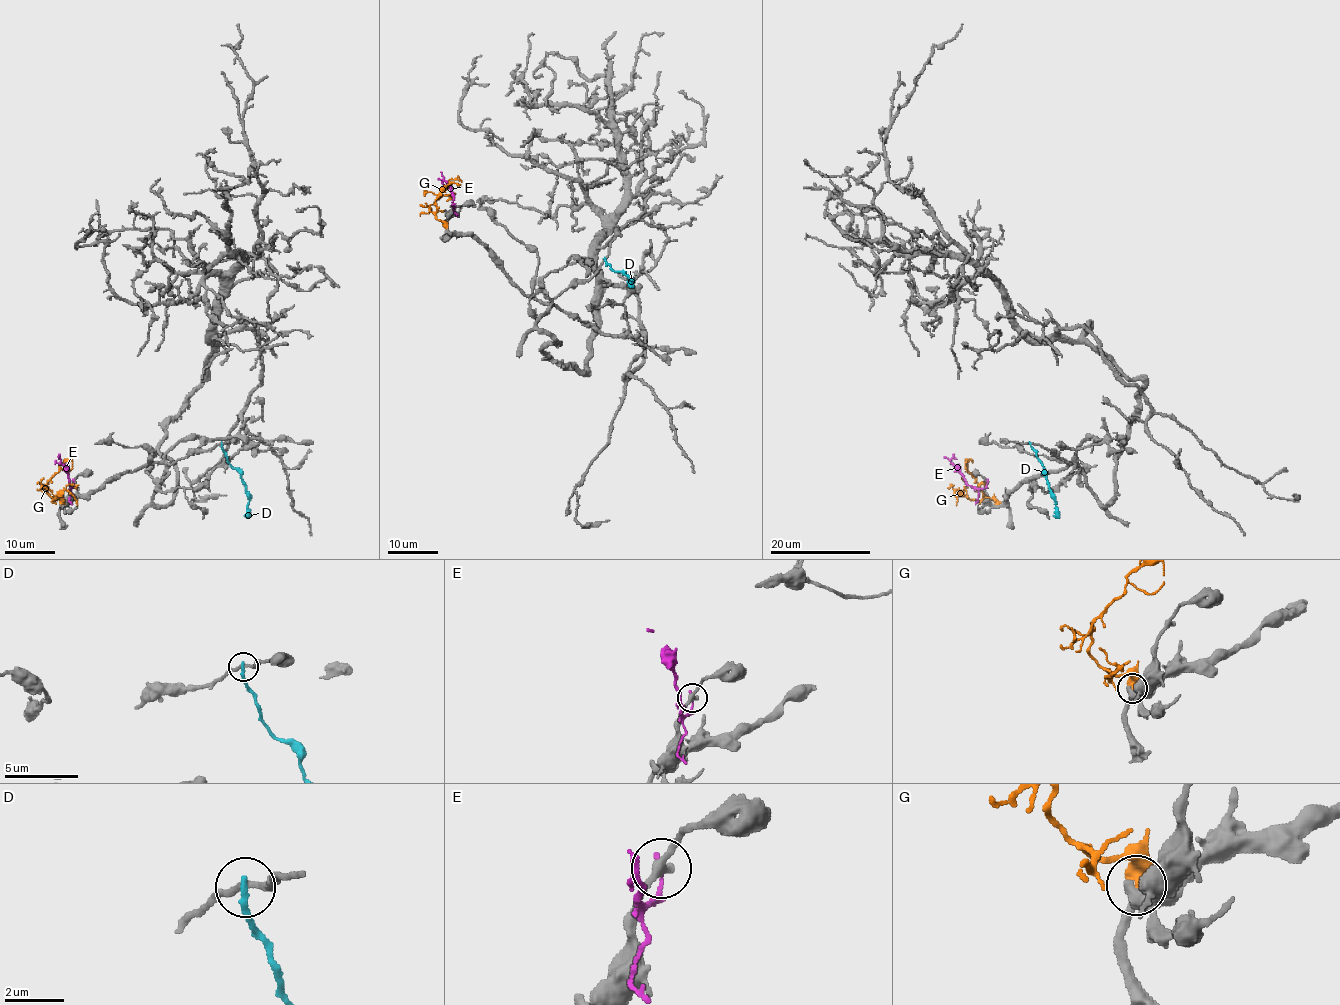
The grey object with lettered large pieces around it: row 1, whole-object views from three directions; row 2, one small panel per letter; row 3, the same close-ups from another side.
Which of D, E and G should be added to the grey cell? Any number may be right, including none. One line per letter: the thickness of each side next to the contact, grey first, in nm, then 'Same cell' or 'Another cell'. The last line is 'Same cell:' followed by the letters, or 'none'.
D: Thickness 190 nm (grey) against 200 nm. Another cell
E: Thickness 300 nm (grey) against 130 nm. Another cell
G: Thickness 500 nm (grey) against 600 nm. Another cell
Same cell: none

